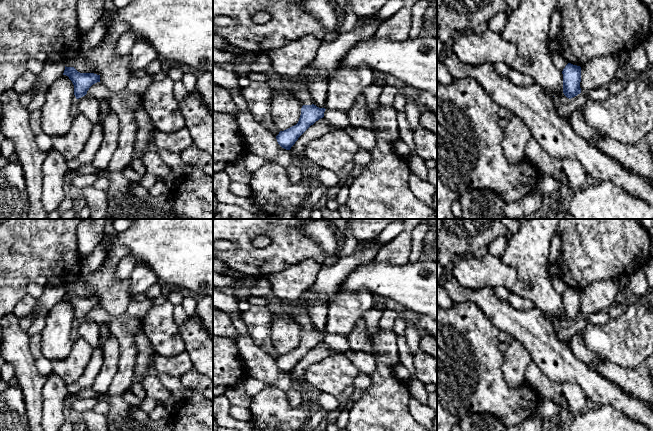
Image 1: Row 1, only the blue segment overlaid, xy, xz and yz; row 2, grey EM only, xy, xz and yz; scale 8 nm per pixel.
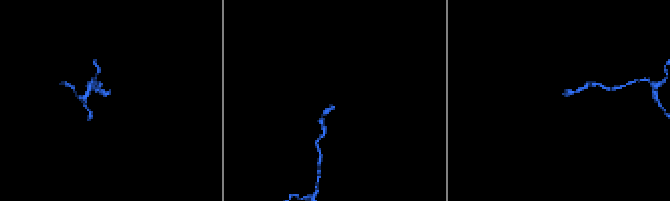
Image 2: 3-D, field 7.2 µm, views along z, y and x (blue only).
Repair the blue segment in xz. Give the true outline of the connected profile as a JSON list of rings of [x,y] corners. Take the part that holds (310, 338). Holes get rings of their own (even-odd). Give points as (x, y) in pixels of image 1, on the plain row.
[[[314,259],[304,260],[298,264],[290,265],[286,267],[282,272],[273,273],[265,278],[271,283],[271,292],[279,300],[277,309],[279,312],[286,314],[293,318],[303,328],[301,332],[301,339],[296,349],[280,355],[276,360],[278,368],[286,373],[290,374],[295,368],[298,362],[316,345],[324,341],[325,332],[319,332],[313,328],[308,313],[300,308],[300,302],[306,298],[305,293],[311,288],[315,282],[317,275],[322,267],[322,264]]]

